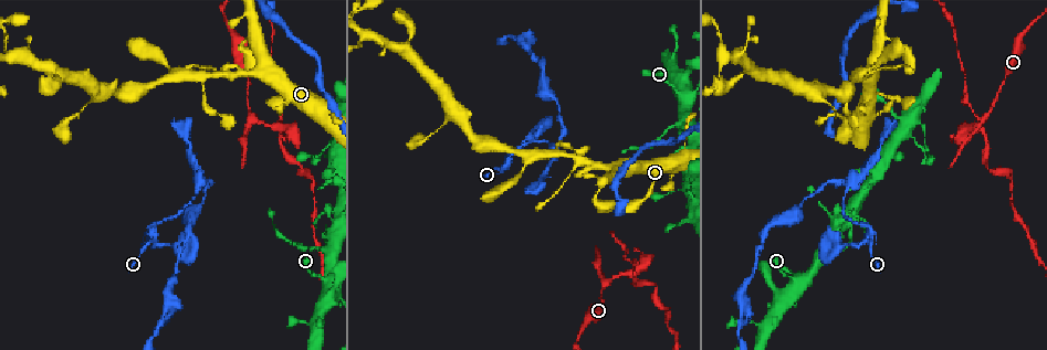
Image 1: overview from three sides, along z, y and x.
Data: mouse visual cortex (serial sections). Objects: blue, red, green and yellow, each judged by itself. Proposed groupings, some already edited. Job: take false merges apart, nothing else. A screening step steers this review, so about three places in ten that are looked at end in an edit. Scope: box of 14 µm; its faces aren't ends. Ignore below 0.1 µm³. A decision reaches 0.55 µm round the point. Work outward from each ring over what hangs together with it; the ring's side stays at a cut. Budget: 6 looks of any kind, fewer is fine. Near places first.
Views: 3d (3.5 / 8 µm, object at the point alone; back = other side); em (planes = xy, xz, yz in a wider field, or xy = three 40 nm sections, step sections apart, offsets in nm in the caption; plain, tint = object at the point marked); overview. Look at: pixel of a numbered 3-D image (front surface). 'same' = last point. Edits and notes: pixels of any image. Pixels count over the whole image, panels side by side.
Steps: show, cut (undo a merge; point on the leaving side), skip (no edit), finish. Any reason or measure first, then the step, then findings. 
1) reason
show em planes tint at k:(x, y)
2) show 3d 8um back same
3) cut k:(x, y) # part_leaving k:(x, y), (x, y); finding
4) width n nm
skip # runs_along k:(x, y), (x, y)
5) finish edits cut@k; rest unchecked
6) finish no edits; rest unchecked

thin neck
show 3d 3.5um back at 1:(628, 272)

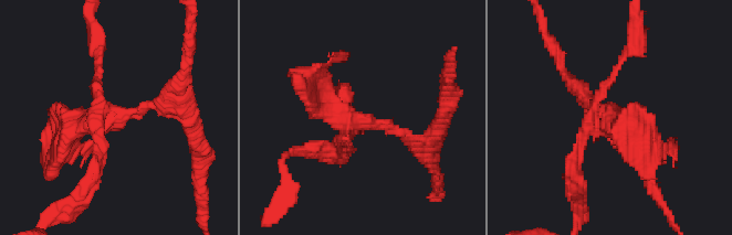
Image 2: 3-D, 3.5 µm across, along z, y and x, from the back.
cut 2:(94, 162) # part_leaving 2:(100, 127), (96, 174), (59, 211); two cells meet here

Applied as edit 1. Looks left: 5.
a fork
show 3d 3.5um at 1:(149, 241)

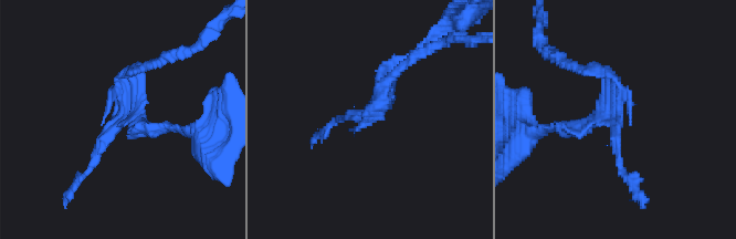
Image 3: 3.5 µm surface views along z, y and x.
show em xy step 3 tint at 3:(119, 120)

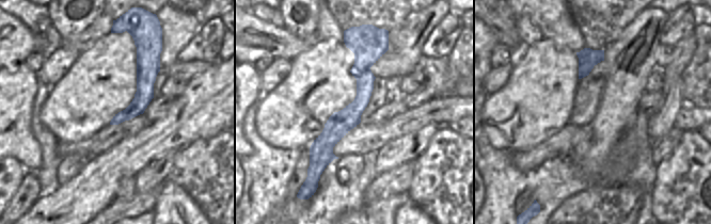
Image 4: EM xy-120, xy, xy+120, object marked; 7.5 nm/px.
skip # runs_along 4:(363, 41), (362, 99), (318, 171); continuous, no second cell

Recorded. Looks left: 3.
abrupt turn
show 3d 3.5um at 1:(848, 183)

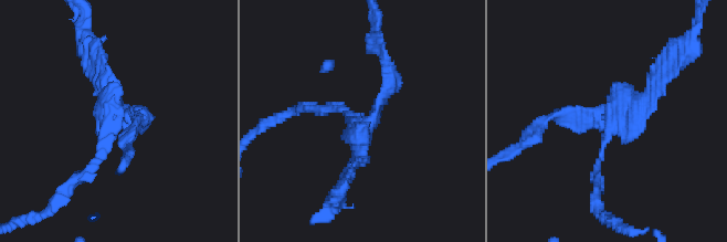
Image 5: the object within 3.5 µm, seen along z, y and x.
arms 3; arm_widths 150, 200, 200 nm
show em xy step 2 tint at 5:(355, 122)

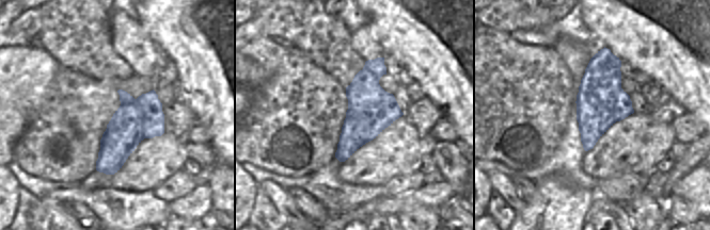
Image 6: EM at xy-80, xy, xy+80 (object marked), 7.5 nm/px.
show em xy step 5 tint same

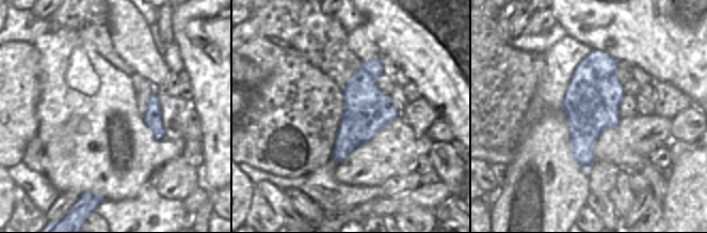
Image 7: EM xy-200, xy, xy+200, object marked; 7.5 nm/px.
skip # runs_along 5:(72, 181), (96, 161), (116, 114), (144, 117); all the same cell

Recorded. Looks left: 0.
finish edits cut@2; rest unchecked

